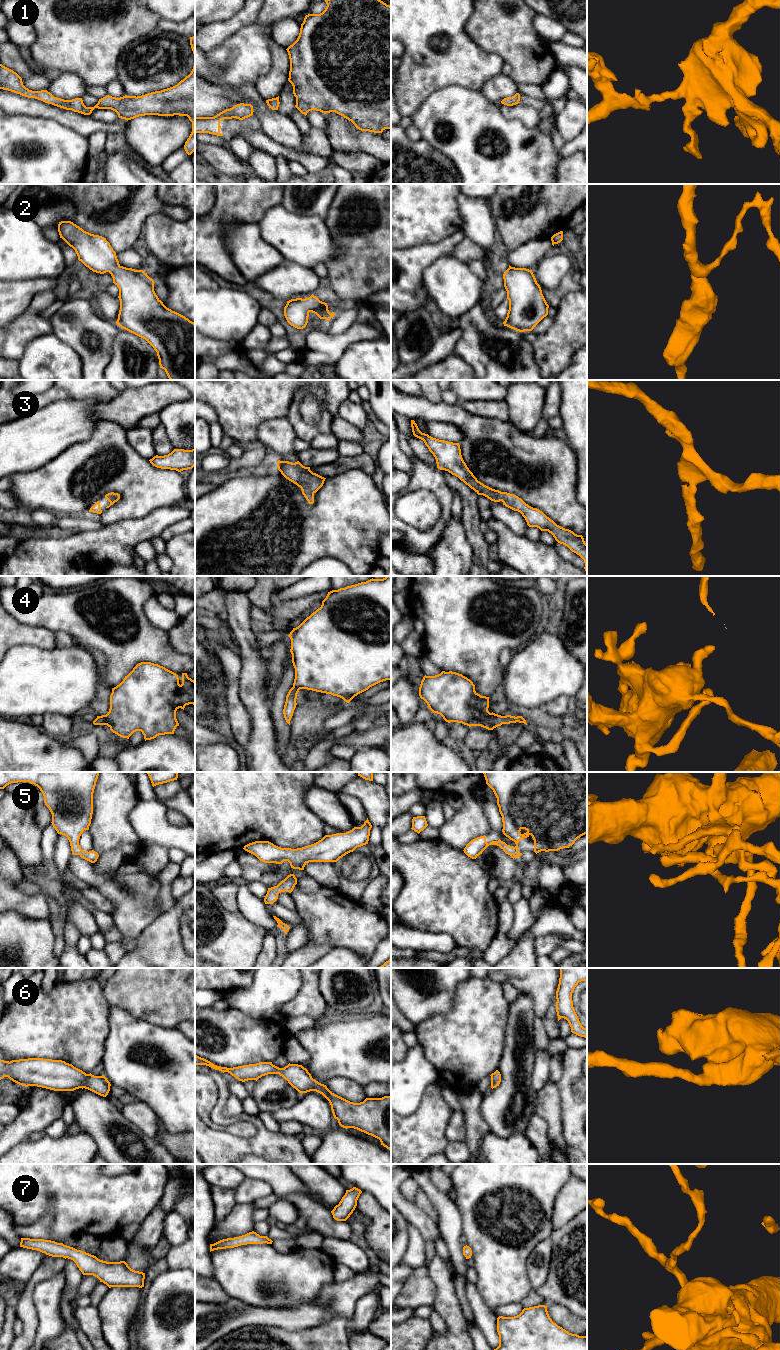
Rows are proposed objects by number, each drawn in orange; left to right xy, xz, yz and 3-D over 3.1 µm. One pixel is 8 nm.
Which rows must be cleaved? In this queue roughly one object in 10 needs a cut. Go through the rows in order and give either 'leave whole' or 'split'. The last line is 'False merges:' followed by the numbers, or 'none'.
1: leave whole
2: leave whole
3: leave whole
4: leave whole
5: leave whole
6: leave whole
7: leave whole
False merges: none

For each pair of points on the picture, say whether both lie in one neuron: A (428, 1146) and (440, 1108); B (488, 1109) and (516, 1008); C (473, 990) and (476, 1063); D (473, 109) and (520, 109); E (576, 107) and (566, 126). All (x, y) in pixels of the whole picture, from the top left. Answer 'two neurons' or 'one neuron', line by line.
A: one neuron
B: one neuron
C: one neuron
D: two neurons
E: one neuron

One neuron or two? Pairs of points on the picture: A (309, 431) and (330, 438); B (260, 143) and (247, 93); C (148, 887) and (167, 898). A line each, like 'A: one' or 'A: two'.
A: two
B: two
C: two

